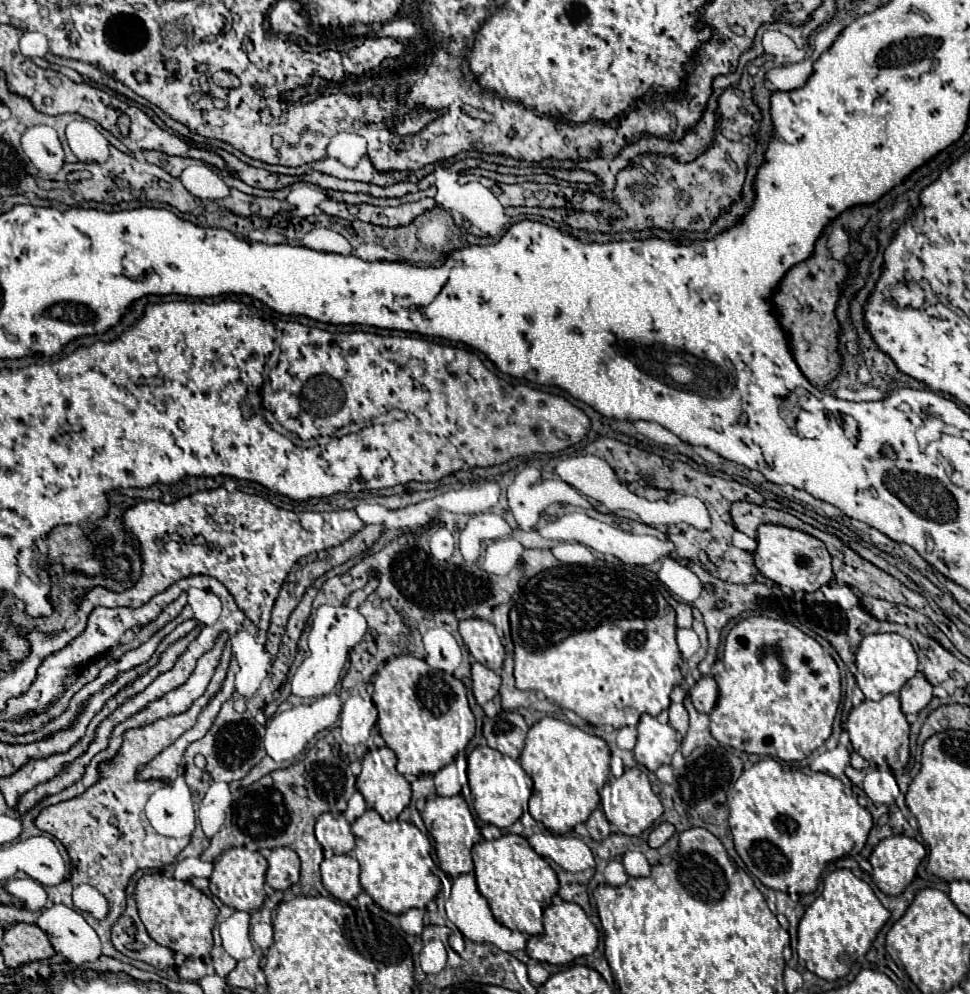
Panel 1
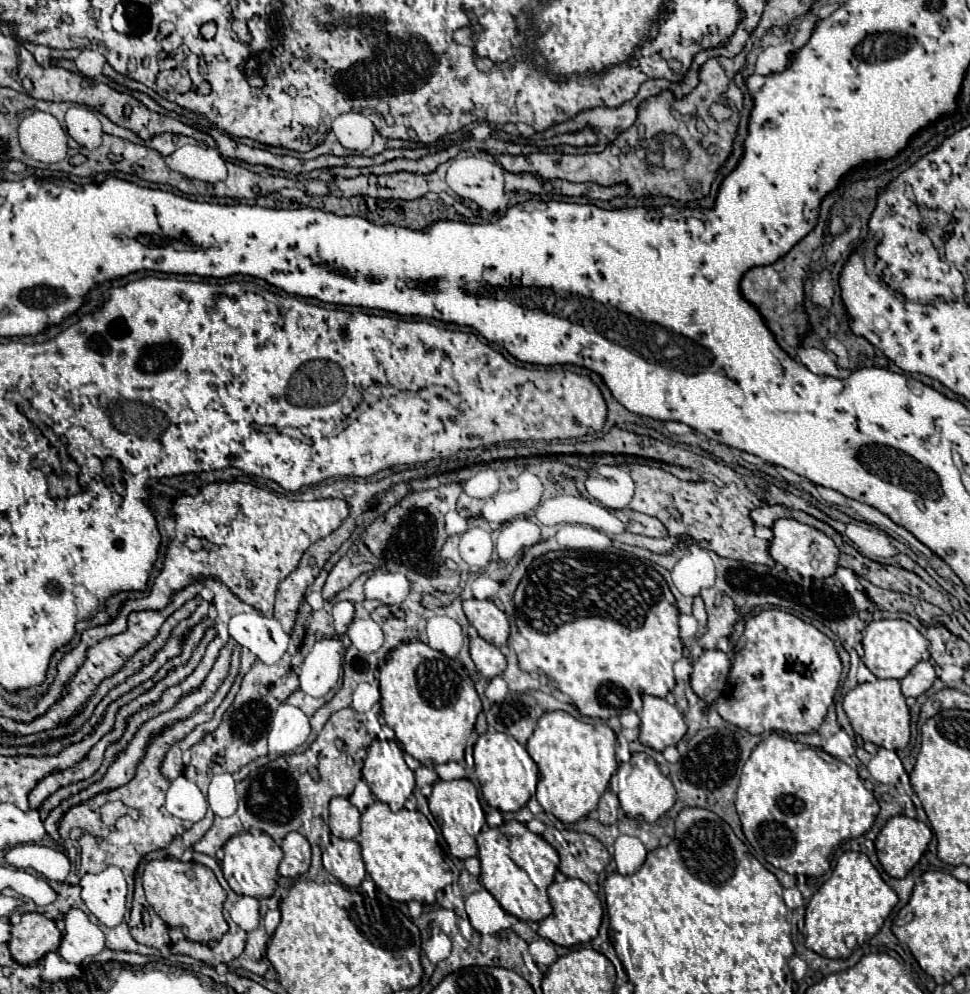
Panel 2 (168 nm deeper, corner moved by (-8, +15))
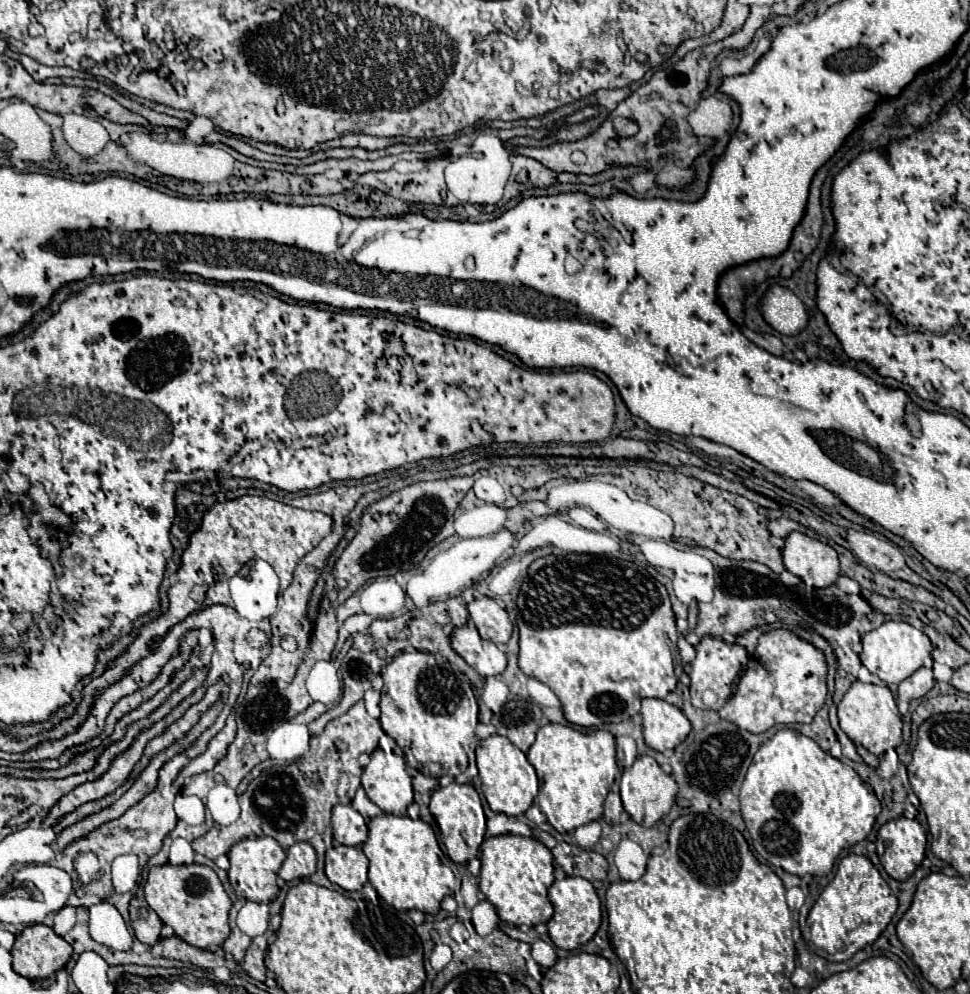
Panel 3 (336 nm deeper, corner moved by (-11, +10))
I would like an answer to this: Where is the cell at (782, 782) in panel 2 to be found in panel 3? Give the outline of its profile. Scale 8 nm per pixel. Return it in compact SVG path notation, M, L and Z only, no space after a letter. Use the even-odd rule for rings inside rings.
M792 728L778 730L756 752L740 788L742 818L756 852L794 876L826 876L842 850L862 842L882 806L866 782Z

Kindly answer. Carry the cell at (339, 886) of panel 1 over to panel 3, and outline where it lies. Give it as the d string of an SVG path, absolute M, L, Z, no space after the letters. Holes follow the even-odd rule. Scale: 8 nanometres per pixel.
M334 842L334 846L326 850L326 876L342 890L362 890L368 882L366 872L368 858L360 846L344 846Z

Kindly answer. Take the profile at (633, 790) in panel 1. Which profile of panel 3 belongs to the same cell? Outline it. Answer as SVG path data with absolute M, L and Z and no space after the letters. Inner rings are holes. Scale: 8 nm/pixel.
M638 756L636 762L630 768L626 768L624 776L620 778L620 796L624 810L640 826L654 826L656 822L660 822L670 812L676 794L678 794L678 786L674 778L668 776L652 756Z

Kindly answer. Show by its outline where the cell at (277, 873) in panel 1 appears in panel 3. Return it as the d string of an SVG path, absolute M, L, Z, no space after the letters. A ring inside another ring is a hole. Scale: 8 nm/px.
M296 842L288 848L286 860L278 876L286 882L290 880L308 880L316 870L316 852L308 842Z

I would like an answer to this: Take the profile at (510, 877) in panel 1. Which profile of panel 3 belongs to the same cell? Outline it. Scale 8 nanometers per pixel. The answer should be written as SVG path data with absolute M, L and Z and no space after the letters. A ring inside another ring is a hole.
M490 836L482 842L480 890L494 904L500 920L514 926L536 926L554 914L548 888L554 882L554 856L538 840L526 836Z

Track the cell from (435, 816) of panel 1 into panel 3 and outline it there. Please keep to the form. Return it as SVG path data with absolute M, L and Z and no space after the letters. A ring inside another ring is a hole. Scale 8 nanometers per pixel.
M452 782L444 788L438 788L430 798L430 812L440 826L442 842L448 850L450 860L456 864L466 864L468 860L476 858L478 848L484 840L484 832L486 832L486 816L484 816L482 802L480 802L480 796L474 790L474 786Z

